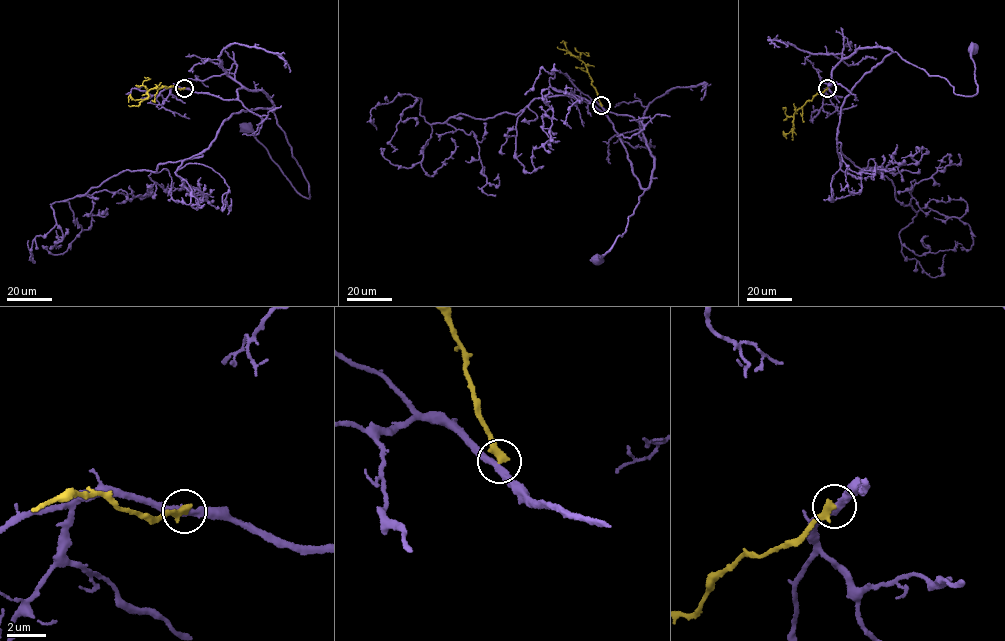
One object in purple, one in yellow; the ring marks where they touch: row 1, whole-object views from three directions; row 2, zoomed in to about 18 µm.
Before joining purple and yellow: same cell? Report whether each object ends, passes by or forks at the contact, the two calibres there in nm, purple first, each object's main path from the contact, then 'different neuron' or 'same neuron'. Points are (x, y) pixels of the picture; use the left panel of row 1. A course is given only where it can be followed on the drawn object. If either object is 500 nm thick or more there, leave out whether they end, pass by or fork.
purple passes by | yellow ends | 320/380 nm | purple via (184, 88), (225, 100), (237, 98), (243, 88), (265, 93), (308, 183), (308, 198), (245, 128) | yellow via (184, 88), (155, 87), (148, 90), (147, 98), (135, 100), (129, 95), (128, 102) | different neuron

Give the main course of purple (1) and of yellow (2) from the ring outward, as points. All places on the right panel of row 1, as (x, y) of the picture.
1: (828, 88), (841, 59), (857, 49), (887, 47), (943, 77), (956, 94), (973, 96), (972, 49)
2: (828, 88), (797, 109), (792, 128), (788, 133), (783, 133), (786, 138)

